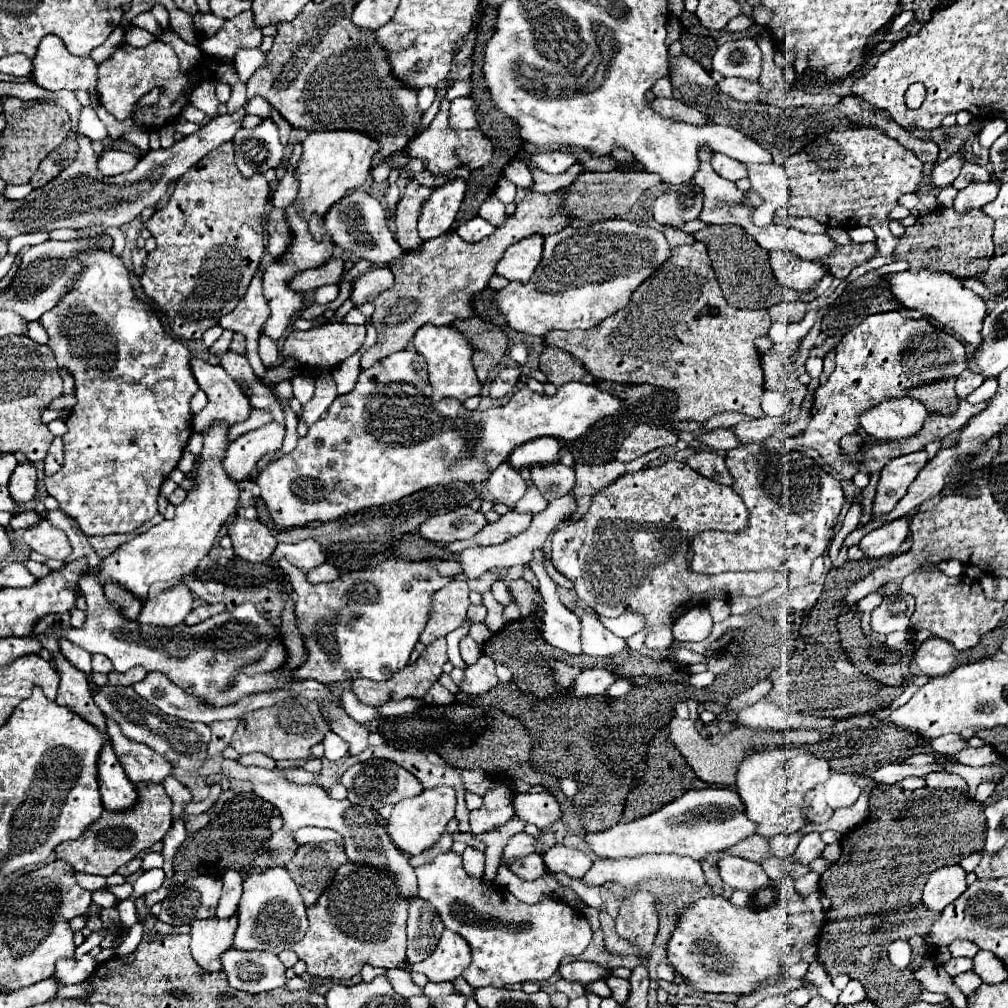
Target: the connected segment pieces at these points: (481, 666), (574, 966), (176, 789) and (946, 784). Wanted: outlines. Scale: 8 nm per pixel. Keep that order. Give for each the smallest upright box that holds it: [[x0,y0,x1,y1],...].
[[461,656,497,696],[565,960,611,984],[163,774,191,818],[925,772,965,788]]

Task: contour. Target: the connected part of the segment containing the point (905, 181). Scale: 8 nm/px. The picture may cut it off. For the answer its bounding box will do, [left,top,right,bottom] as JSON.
[785,126,923,282]

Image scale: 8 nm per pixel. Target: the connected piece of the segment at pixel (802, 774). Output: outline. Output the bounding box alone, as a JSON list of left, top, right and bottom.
[737,748,829,836]

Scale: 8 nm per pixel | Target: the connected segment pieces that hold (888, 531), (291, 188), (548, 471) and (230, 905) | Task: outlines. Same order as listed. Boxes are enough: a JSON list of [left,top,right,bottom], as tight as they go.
[[859,516,909,558],[271,144,303,210],[531,462,575,502],[217,870,241,918]]

